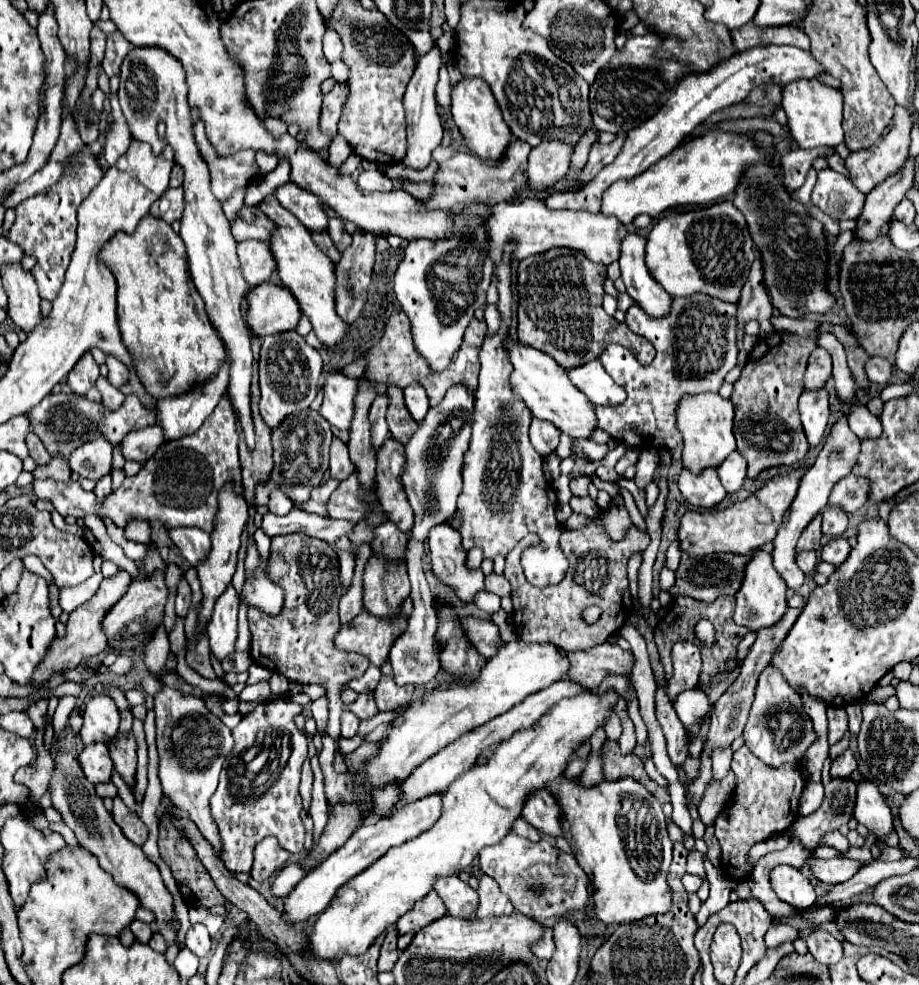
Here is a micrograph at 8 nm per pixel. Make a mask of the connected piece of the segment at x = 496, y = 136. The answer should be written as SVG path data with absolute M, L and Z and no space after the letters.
M463 79L459 85L453 87L451 99L453 99L453 109L451 109L453 121L459 127L469 151L479 159L489 159L489 161L501 159L513 135L507 123L503 121L499 105L495 103L495 97L491 95L487 83L483 83L483 79Z

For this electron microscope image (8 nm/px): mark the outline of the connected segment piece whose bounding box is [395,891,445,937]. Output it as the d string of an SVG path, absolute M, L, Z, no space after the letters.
M435 891L427 893L423 899L419 899L411 911L407 911L405 915L401 915L395 923L397 935L405 935L409 931L419 931L421 927L437 921L439 917L445 915L445 907L443 901L435 895Z

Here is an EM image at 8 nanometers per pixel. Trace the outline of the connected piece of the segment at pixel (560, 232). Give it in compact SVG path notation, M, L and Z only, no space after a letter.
M525 199L521 203L497 203L493 205L491 221L487 223L491 231L491 259L499 263L499 251L507 239L515 239L519 247L515 249L515 261L521 261L531 255L545 253L553 247L567 247L581 251L593 263L611 265L621 255L621 241L627 235L627 227L611 215L587 213L587 211L551 211L543 207L539 199Z

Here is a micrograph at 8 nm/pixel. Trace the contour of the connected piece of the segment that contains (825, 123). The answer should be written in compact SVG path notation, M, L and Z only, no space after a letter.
M797 79L783 87L783 109L787 113L787 125L793 133L793 139L801 149L837 147L839 143L843 143L843 129L841 129L843 93L841 91L823 85L817 79Z

